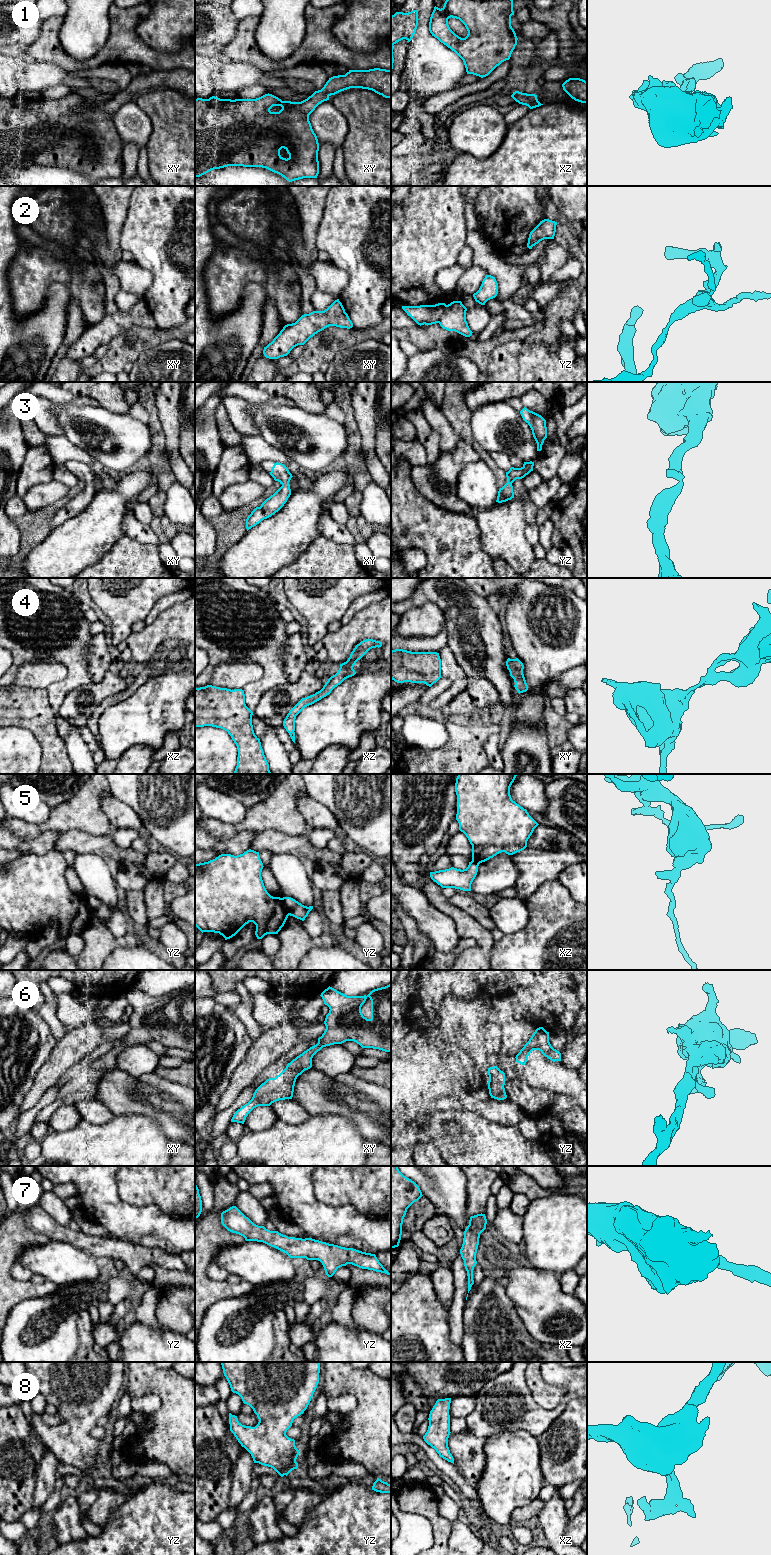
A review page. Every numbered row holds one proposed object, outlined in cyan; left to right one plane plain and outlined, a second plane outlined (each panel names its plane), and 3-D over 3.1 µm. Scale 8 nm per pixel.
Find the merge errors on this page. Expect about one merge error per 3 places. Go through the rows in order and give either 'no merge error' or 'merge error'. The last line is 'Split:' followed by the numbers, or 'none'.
1: no merge error
2: merge error
3: no merge error
4: no merge error
5: merge error
6: no merge error
7: no merge error
8: no merge error
Split: 2, 5

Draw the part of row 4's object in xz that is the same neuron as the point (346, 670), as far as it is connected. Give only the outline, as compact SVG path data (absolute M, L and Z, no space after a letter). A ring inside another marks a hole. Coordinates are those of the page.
M366 639L355 646L348 660L340 664L338 672L331 676L323 688L313 695L302 698L287 714L283 721L283 726L289 733L292 741L295 743L295 719L296 716L307 706L314 704L331 693L331 691L340 685L345 679L356 674L353 669L354 665L360 660L370 649L381 647L382 642L373 639Z

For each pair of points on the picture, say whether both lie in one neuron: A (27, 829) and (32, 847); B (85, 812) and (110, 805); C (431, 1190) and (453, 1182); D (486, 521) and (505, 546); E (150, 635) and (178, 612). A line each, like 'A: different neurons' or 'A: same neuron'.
A: different neurons
B: different neurons
C: same neuron
D: same neuron
E: same neuron

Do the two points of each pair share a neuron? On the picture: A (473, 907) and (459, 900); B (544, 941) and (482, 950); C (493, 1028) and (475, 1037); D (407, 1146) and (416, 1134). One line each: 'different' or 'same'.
A: same
B: different
C: different
D: same

